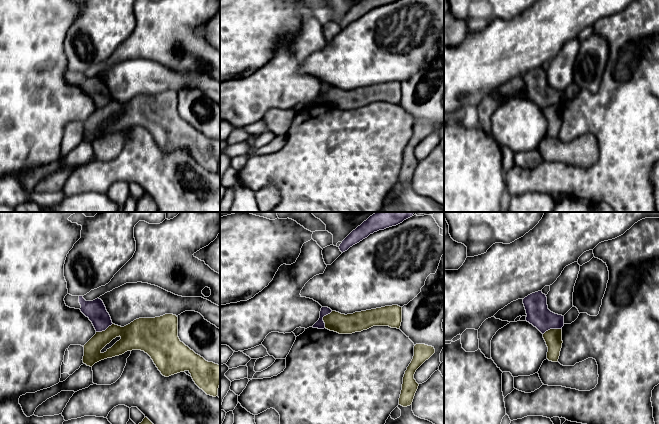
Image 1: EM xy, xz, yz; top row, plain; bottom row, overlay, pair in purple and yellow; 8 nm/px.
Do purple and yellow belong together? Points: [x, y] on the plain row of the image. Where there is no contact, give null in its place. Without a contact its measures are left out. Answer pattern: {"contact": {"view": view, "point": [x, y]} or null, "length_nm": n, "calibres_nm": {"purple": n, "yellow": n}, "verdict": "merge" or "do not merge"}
{"contact": {"view": "xz", "point": [322, 94]}, "length_nm": 150, "calibres_nm": {"purple": 70, "yellow": 160}, "verdict": "do not merge"}

